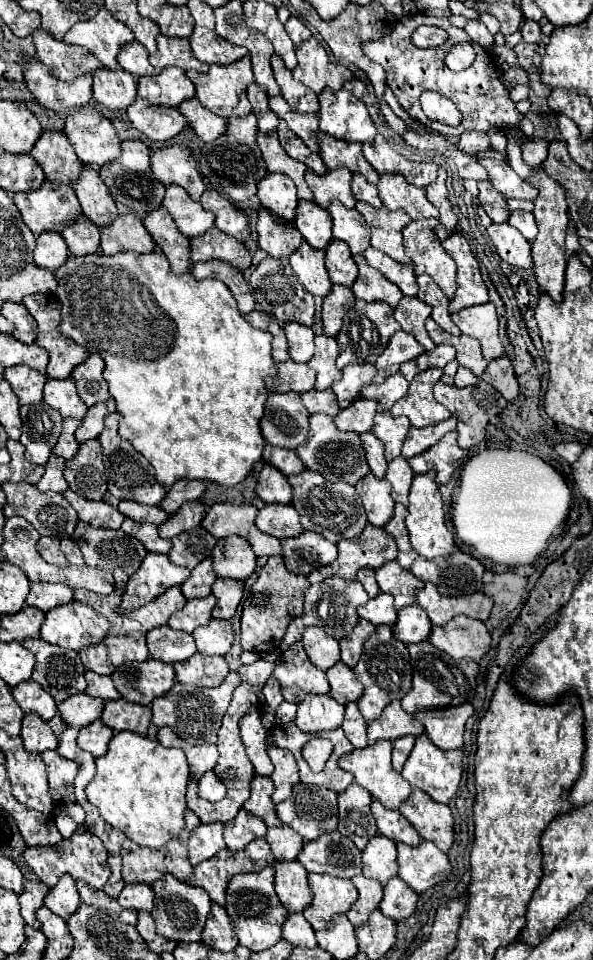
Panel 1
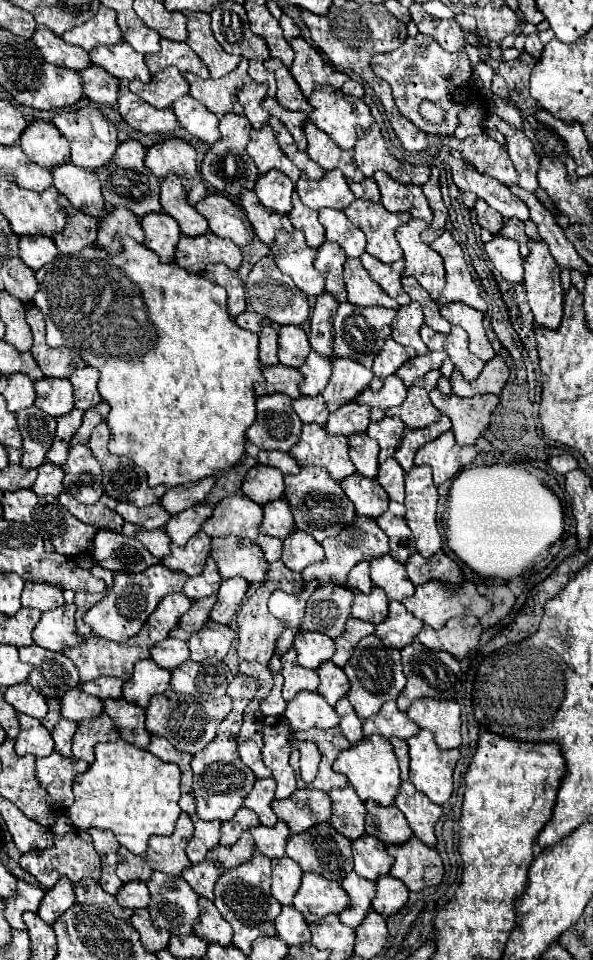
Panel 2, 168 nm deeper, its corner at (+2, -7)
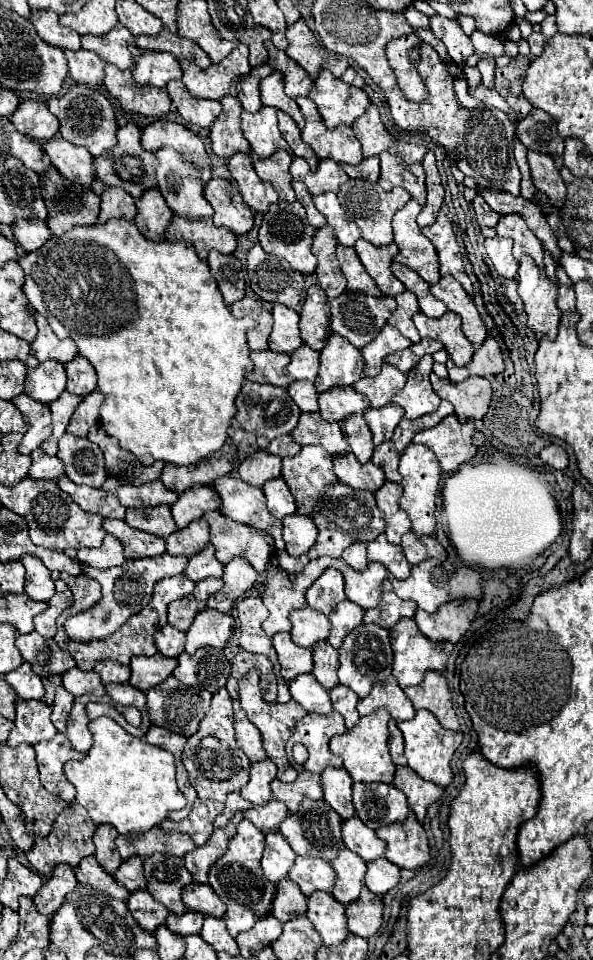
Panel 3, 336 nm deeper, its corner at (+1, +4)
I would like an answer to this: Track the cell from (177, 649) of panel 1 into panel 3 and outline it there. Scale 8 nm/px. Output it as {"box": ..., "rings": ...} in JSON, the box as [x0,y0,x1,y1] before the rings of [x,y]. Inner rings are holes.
{"box":[154,625,186,657],"rings":[[[166,625],[166,627],[162,627],[162,629],[154,635],[154,641],[156,641],[158,651],[160,651],[164,657],[178,657],[178,655],[184,651],[186,635],[184,635],[182,631],[174,629],[172,625]]]}

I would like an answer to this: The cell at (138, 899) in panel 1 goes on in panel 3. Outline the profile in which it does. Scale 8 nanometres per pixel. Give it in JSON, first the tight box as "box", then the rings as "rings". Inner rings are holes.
{"box":[114,857,146,893],"rings":[[[132,857],[130,861],[122,861],[122,865],[118,867],[114,879],[120,887],[128,889],[130,893],[138,891],[138,889],[146,889],[146,877],[142,873],[142,859]]]}

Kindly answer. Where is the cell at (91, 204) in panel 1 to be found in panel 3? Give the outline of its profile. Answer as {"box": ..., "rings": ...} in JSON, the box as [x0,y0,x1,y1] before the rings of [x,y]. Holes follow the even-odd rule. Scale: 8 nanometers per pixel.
{"box":[44,135,94,185],"rings":[[[60,135],[52,137],[48,143],[44,143],[44,151],[48,153],[52,165],[60,171],[60,175],[74,185],[92,185],[94,181],[94,167],[92,167],[92,155],[84,147],[76,147],[68,141],[64,141]]]}

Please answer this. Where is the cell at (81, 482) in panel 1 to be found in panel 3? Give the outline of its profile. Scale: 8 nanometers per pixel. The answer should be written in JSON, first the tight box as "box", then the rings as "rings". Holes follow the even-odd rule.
{"box":[58,433,106,487],"rings":[[[64,433],[58,443],[58,457],[66,467],[66,475],[76,485],[102,487],[106,481],[104,457],[96,443],[74,433]]]}

